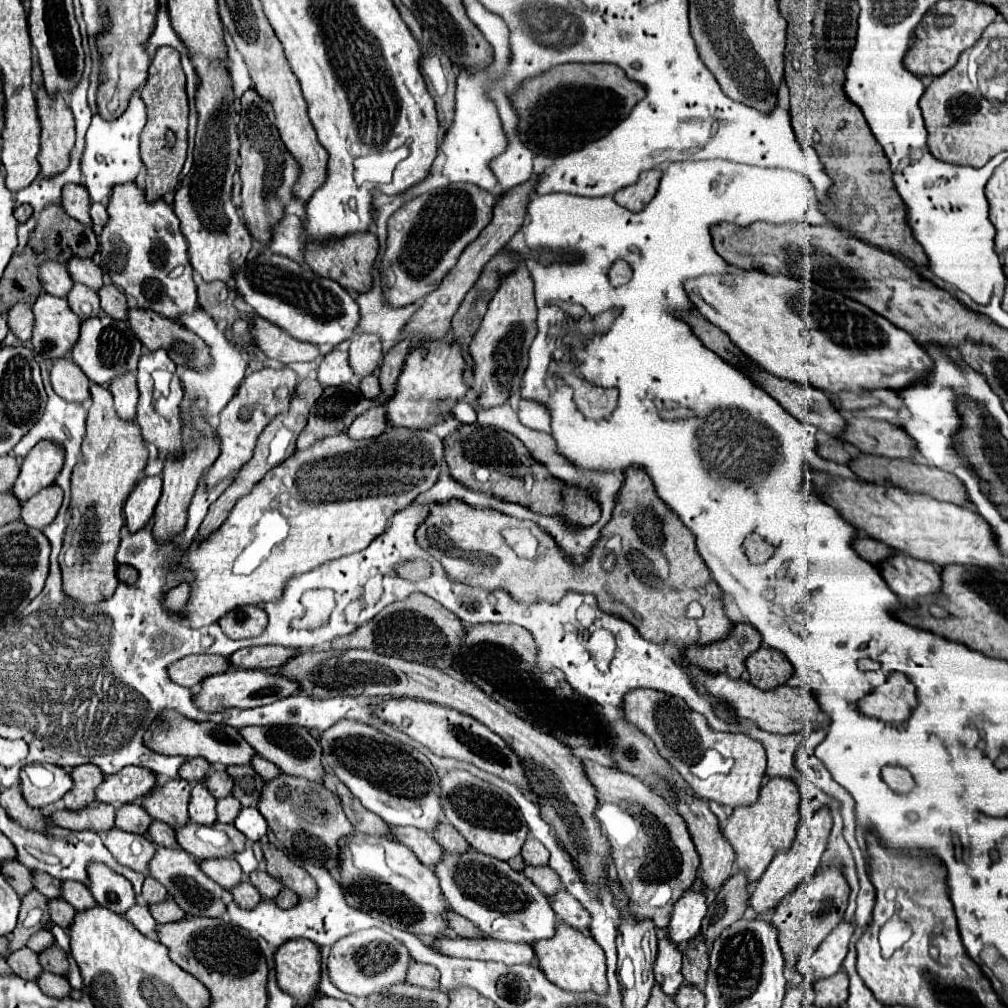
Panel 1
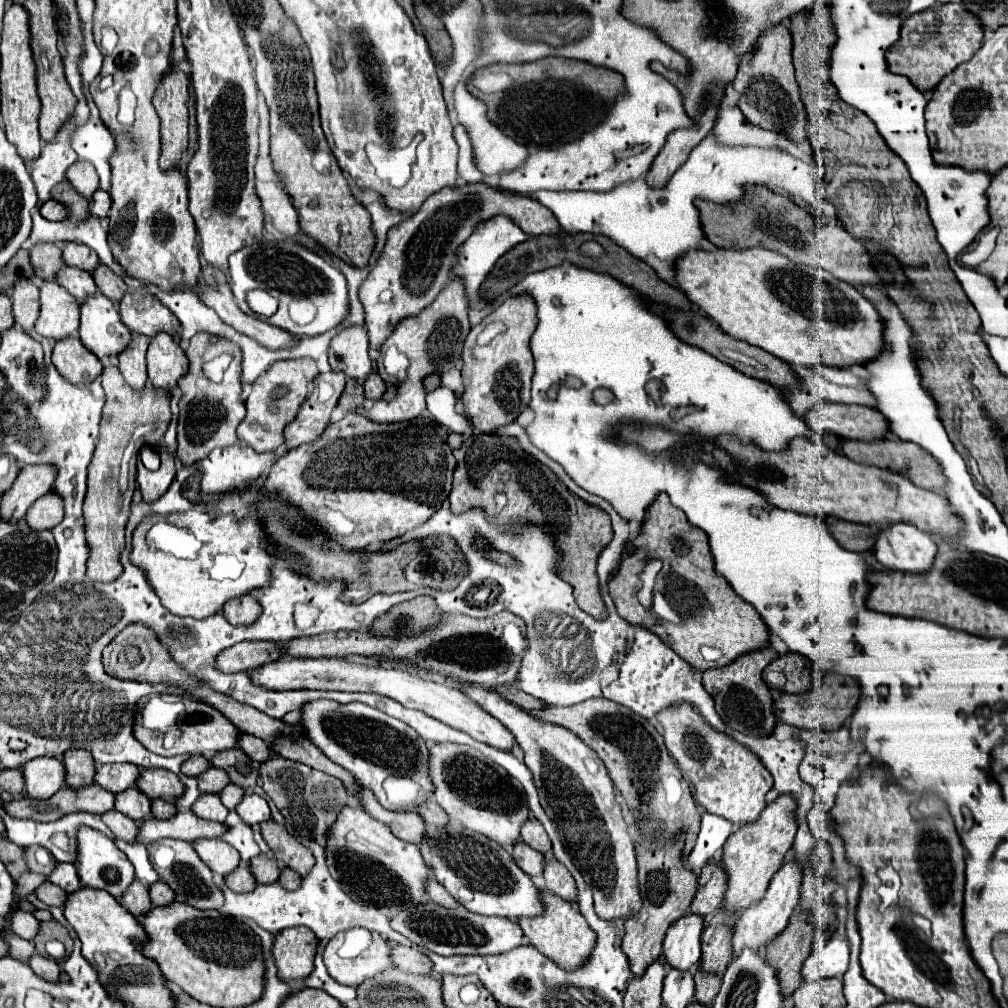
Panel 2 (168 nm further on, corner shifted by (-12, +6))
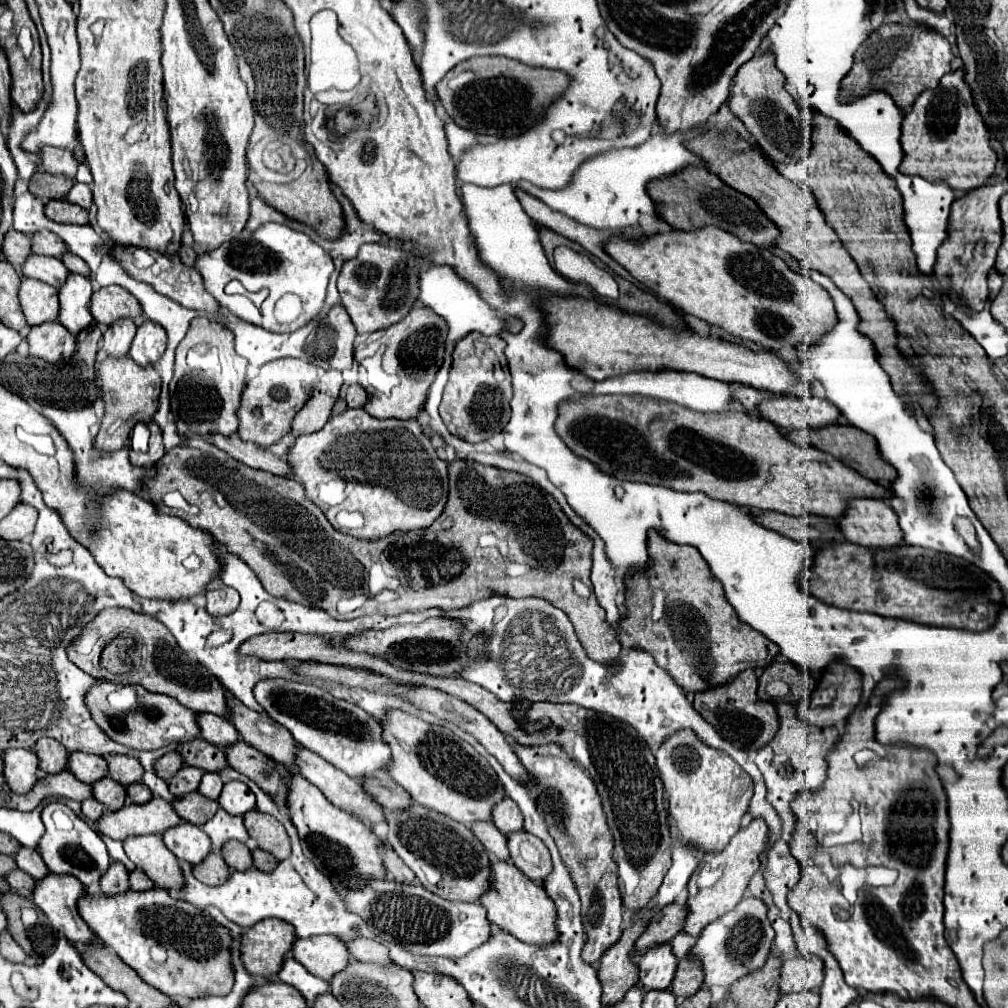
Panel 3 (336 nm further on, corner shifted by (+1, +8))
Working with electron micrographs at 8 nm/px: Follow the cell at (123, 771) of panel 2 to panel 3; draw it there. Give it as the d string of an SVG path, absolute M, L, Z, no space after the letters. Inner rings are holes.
M70 752L66 768L78 780L82 780L86 784L92 784L92 782L104 778L108 772L106 760L102 756L92 756L92 754L82 754L82 752Z

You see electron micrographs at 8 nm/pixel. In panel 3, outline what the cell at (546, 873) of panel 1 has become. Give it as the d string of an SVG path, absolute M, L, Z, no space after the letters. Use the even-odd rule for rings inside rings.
M474 822L470 830L482 842L482 846L486 846L486 850L490 852L492 858L510 860L508 848L506 848L506 836L492 822Z

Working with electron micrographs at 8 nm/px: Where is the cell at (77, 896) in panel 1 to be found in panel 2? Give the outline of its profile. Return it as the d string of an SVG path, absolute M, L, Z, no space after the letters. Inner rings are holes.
M59 862L59 864L55 866L55 870L51 872L49 880L51 880L53 884L61 886L67 894L77 892L79 888L83 888L83 884L81 884L81 880L79 880L79 874L75 872L75 866L73 866L73 864L63 864L63 862Z

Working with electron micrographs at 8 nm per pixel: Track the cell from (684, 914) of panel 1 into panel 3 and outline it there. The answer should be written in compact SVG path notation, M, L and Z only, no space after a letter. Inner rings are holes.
M670 944L650 948L634 960L638 964L638 986L642 990L666 990L674 978L678 958L672 954Z

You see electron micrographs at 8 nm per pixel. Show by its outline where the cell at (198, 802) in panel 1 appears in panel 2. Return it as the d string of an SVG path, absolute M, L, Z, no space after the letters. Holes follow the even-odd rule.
M201 794L191 808L193 808L195 816L199 816L203 820L215 820L215 822L225 822L227 812L229 812L221 804L219 794Z

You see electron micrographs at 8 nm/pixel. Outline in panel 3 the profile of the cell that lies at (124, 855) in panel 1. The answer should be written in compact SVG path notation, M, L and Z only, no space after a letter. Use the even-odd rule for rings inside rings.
M88 798L88 800L84 800L82 802L82 814L86 816L86 818L90 818L90 820L98 820L102 814L104 814L104 806L102 804L98 804L94 798Z

